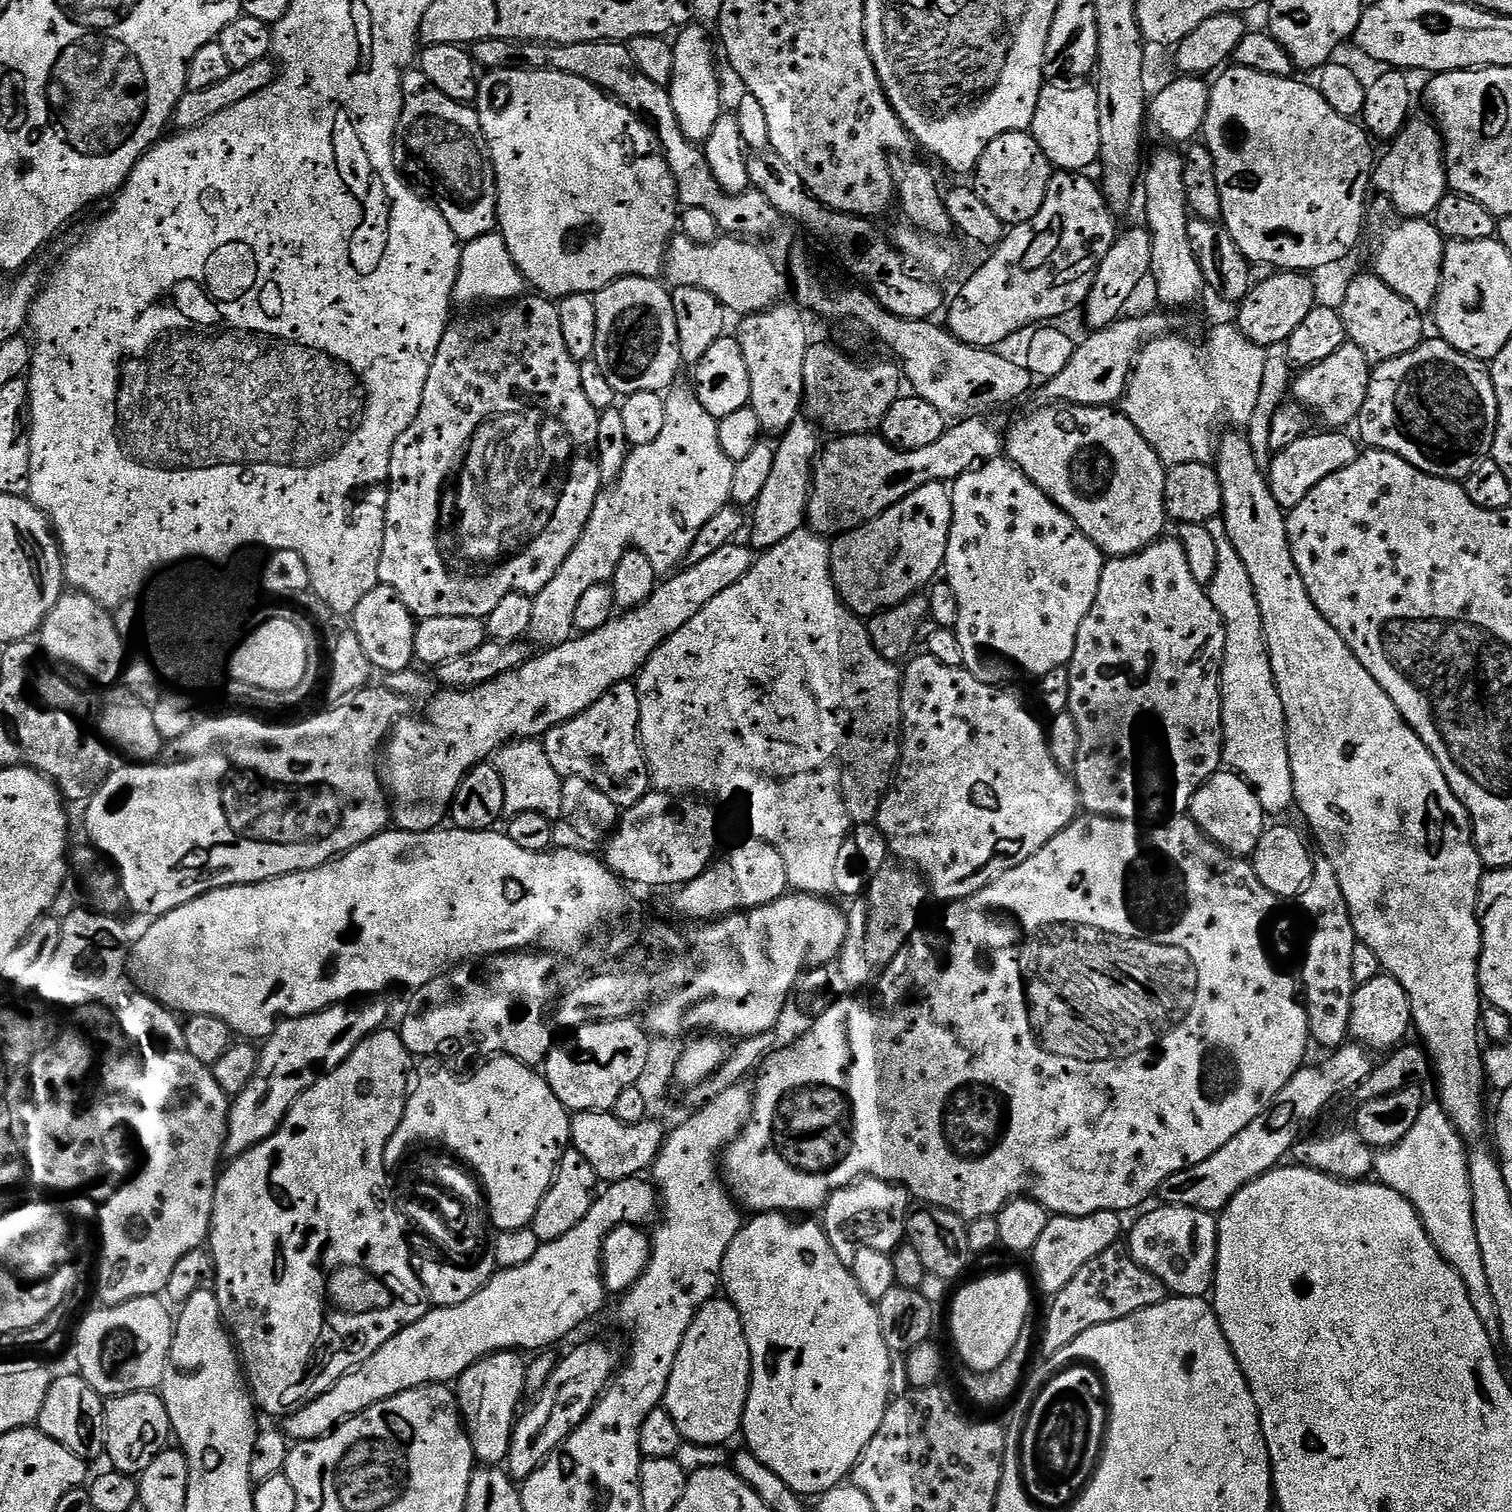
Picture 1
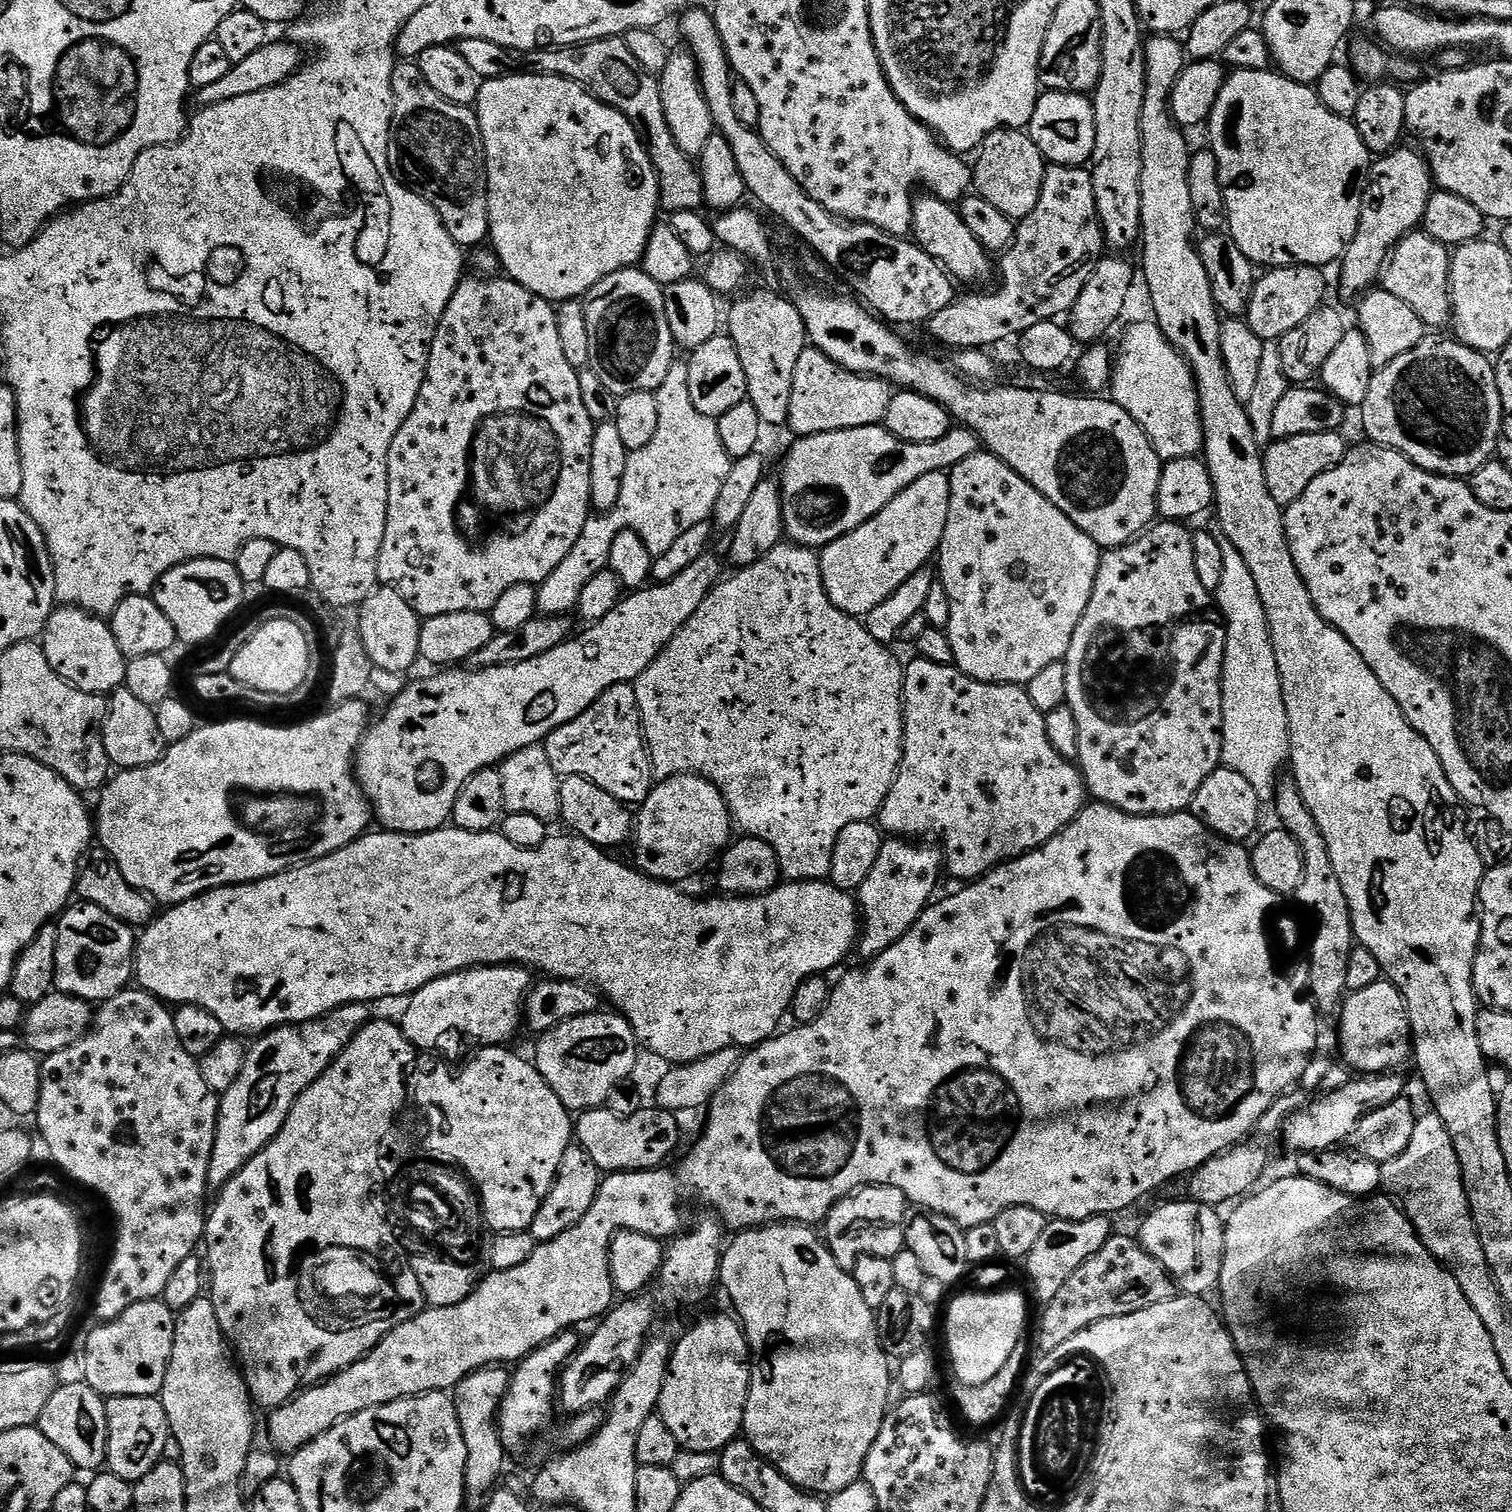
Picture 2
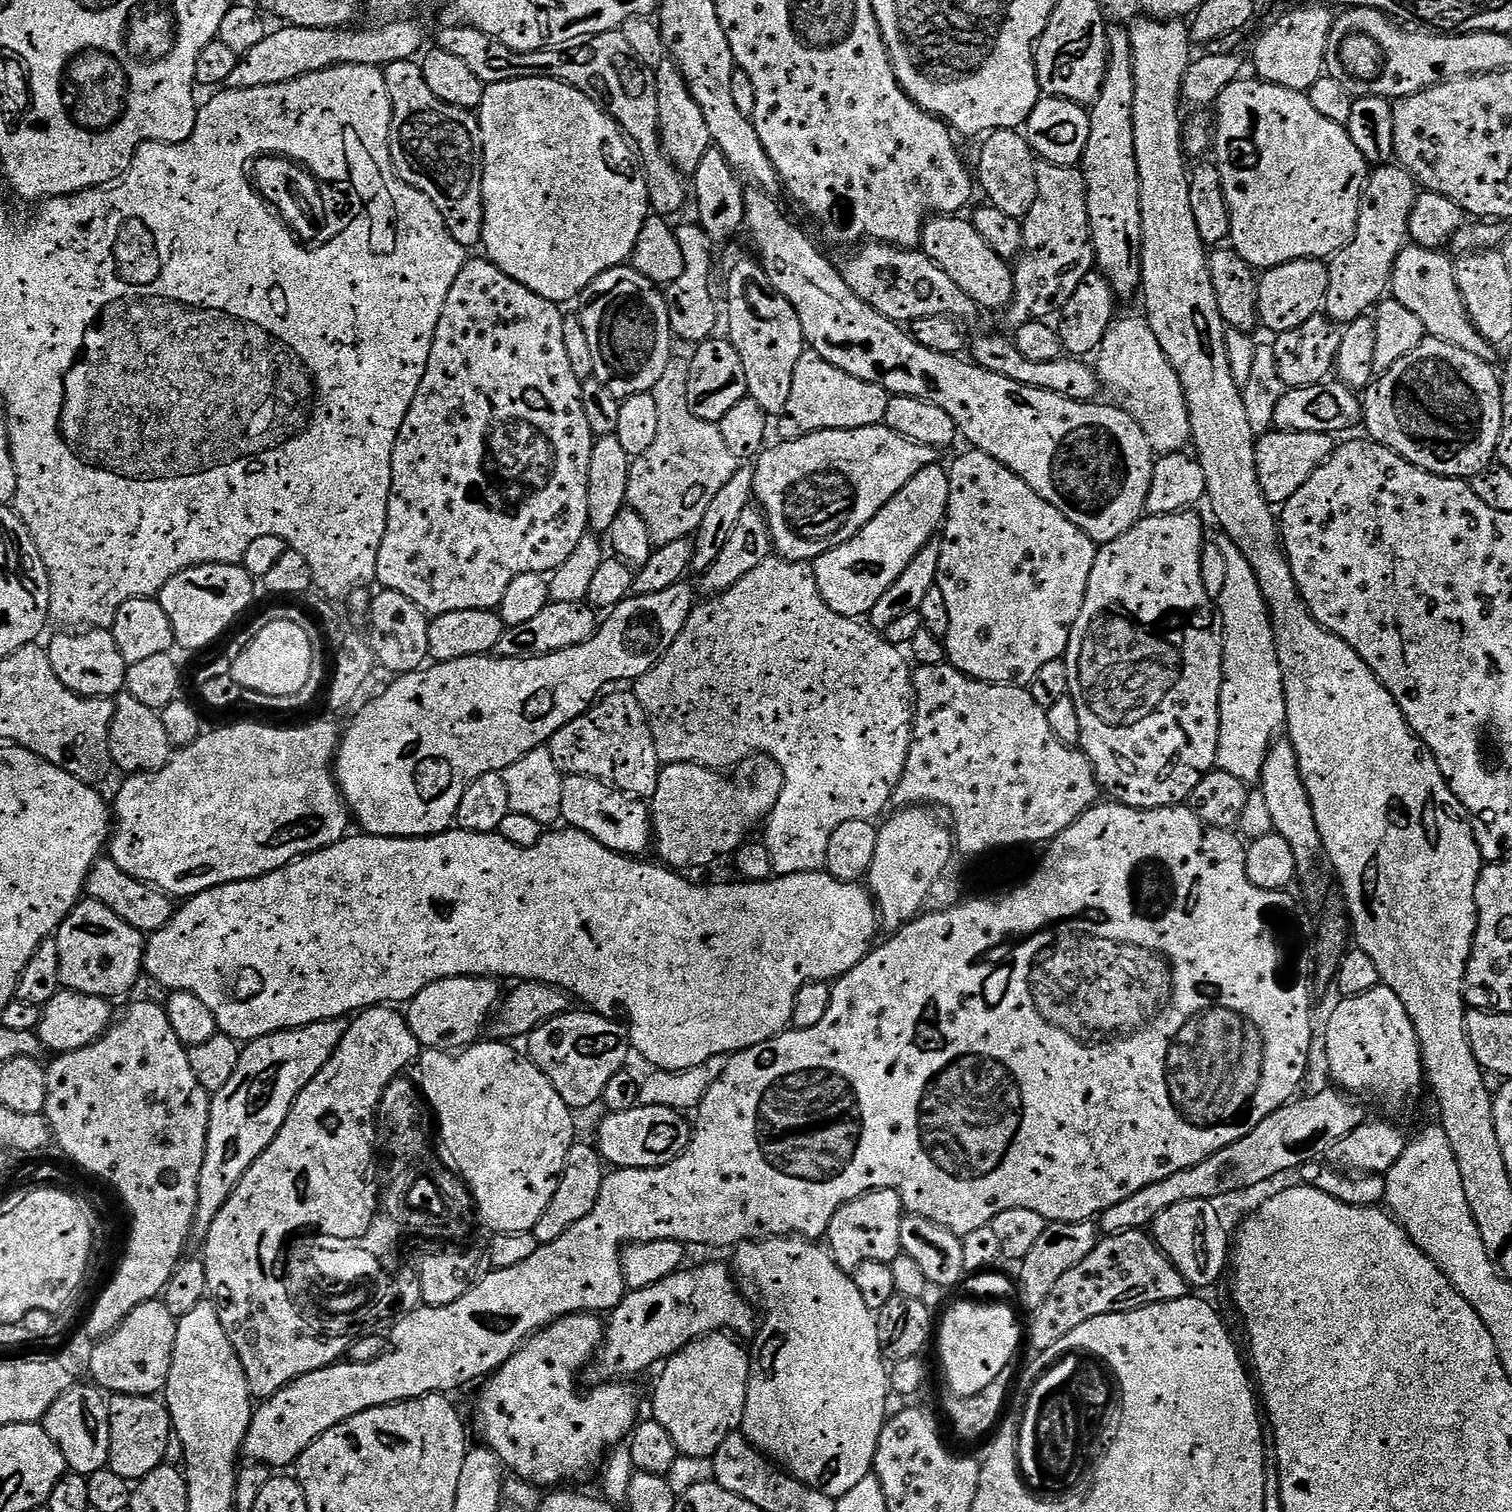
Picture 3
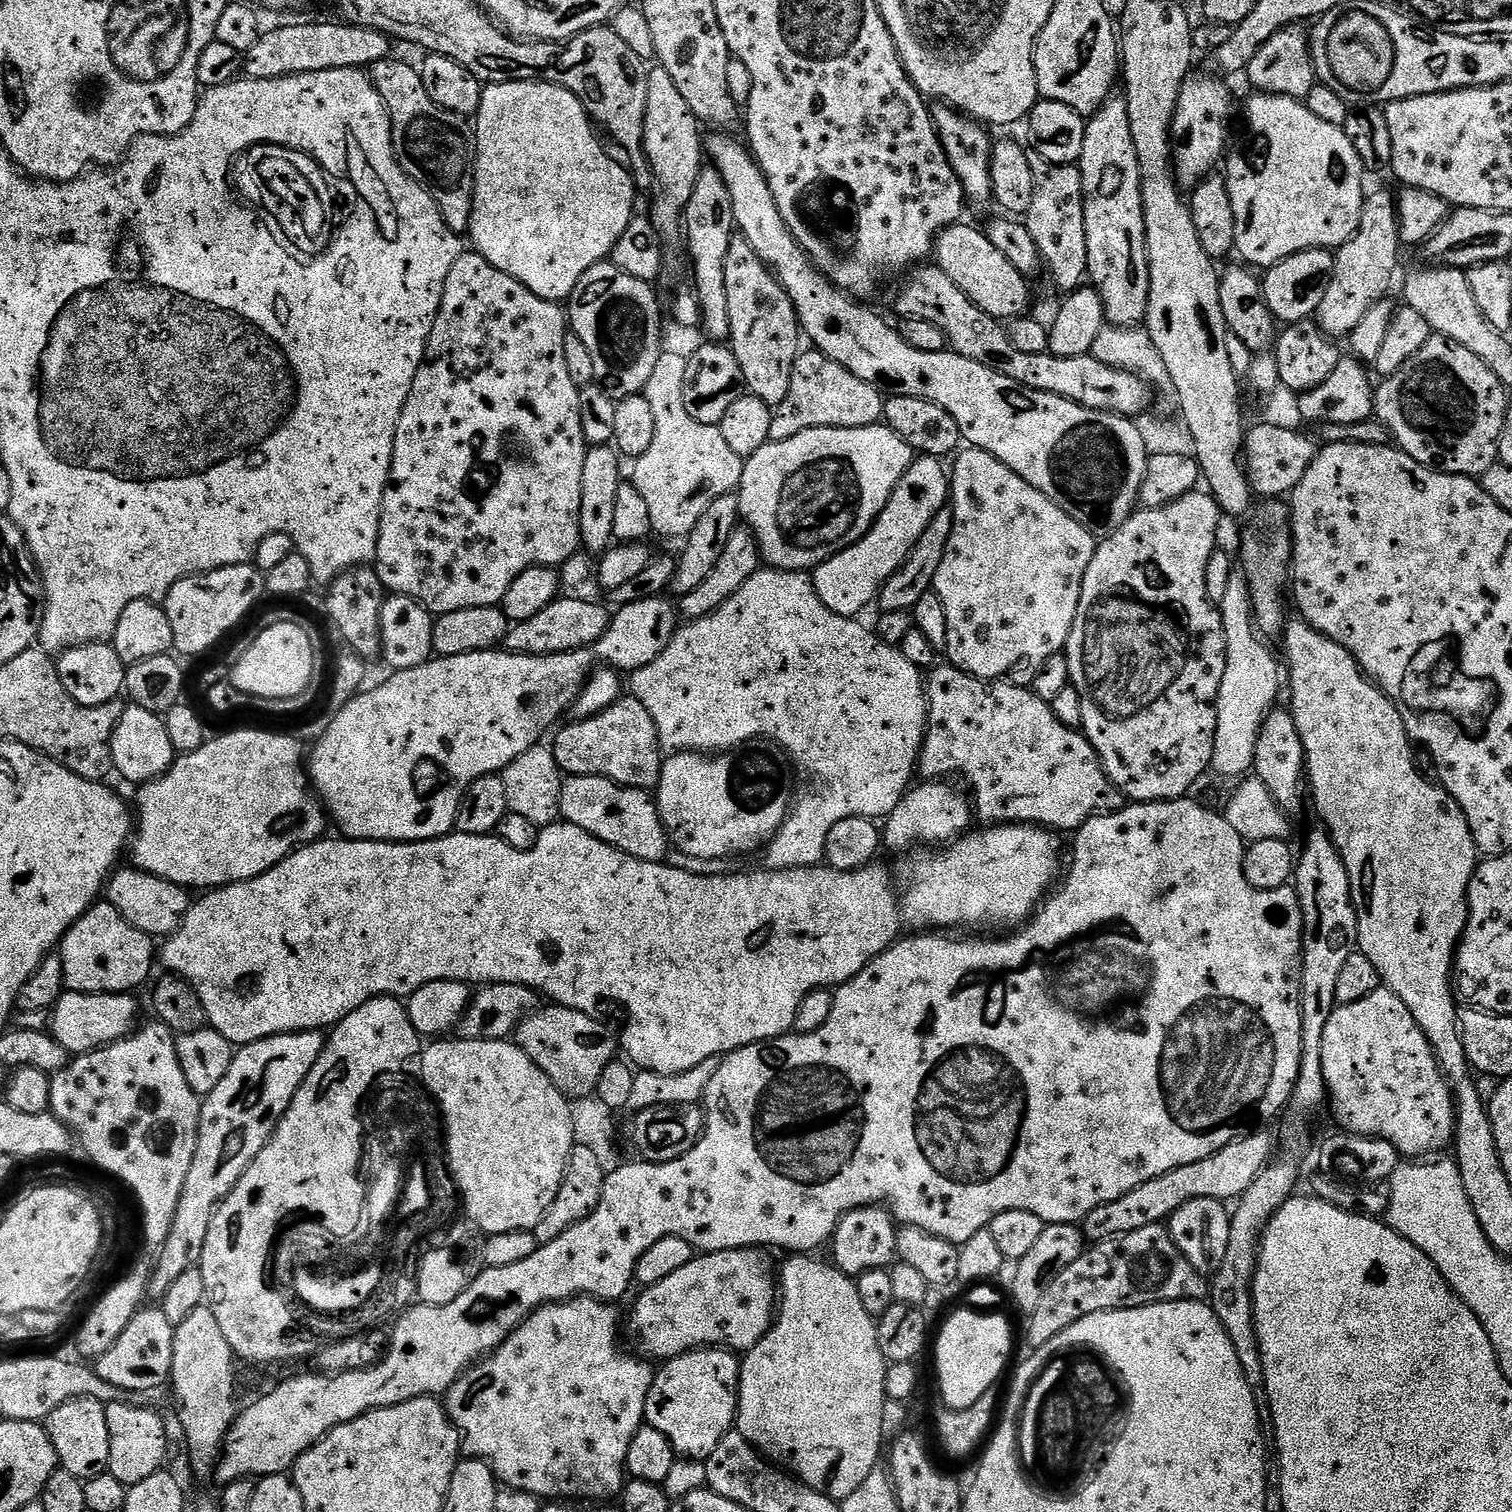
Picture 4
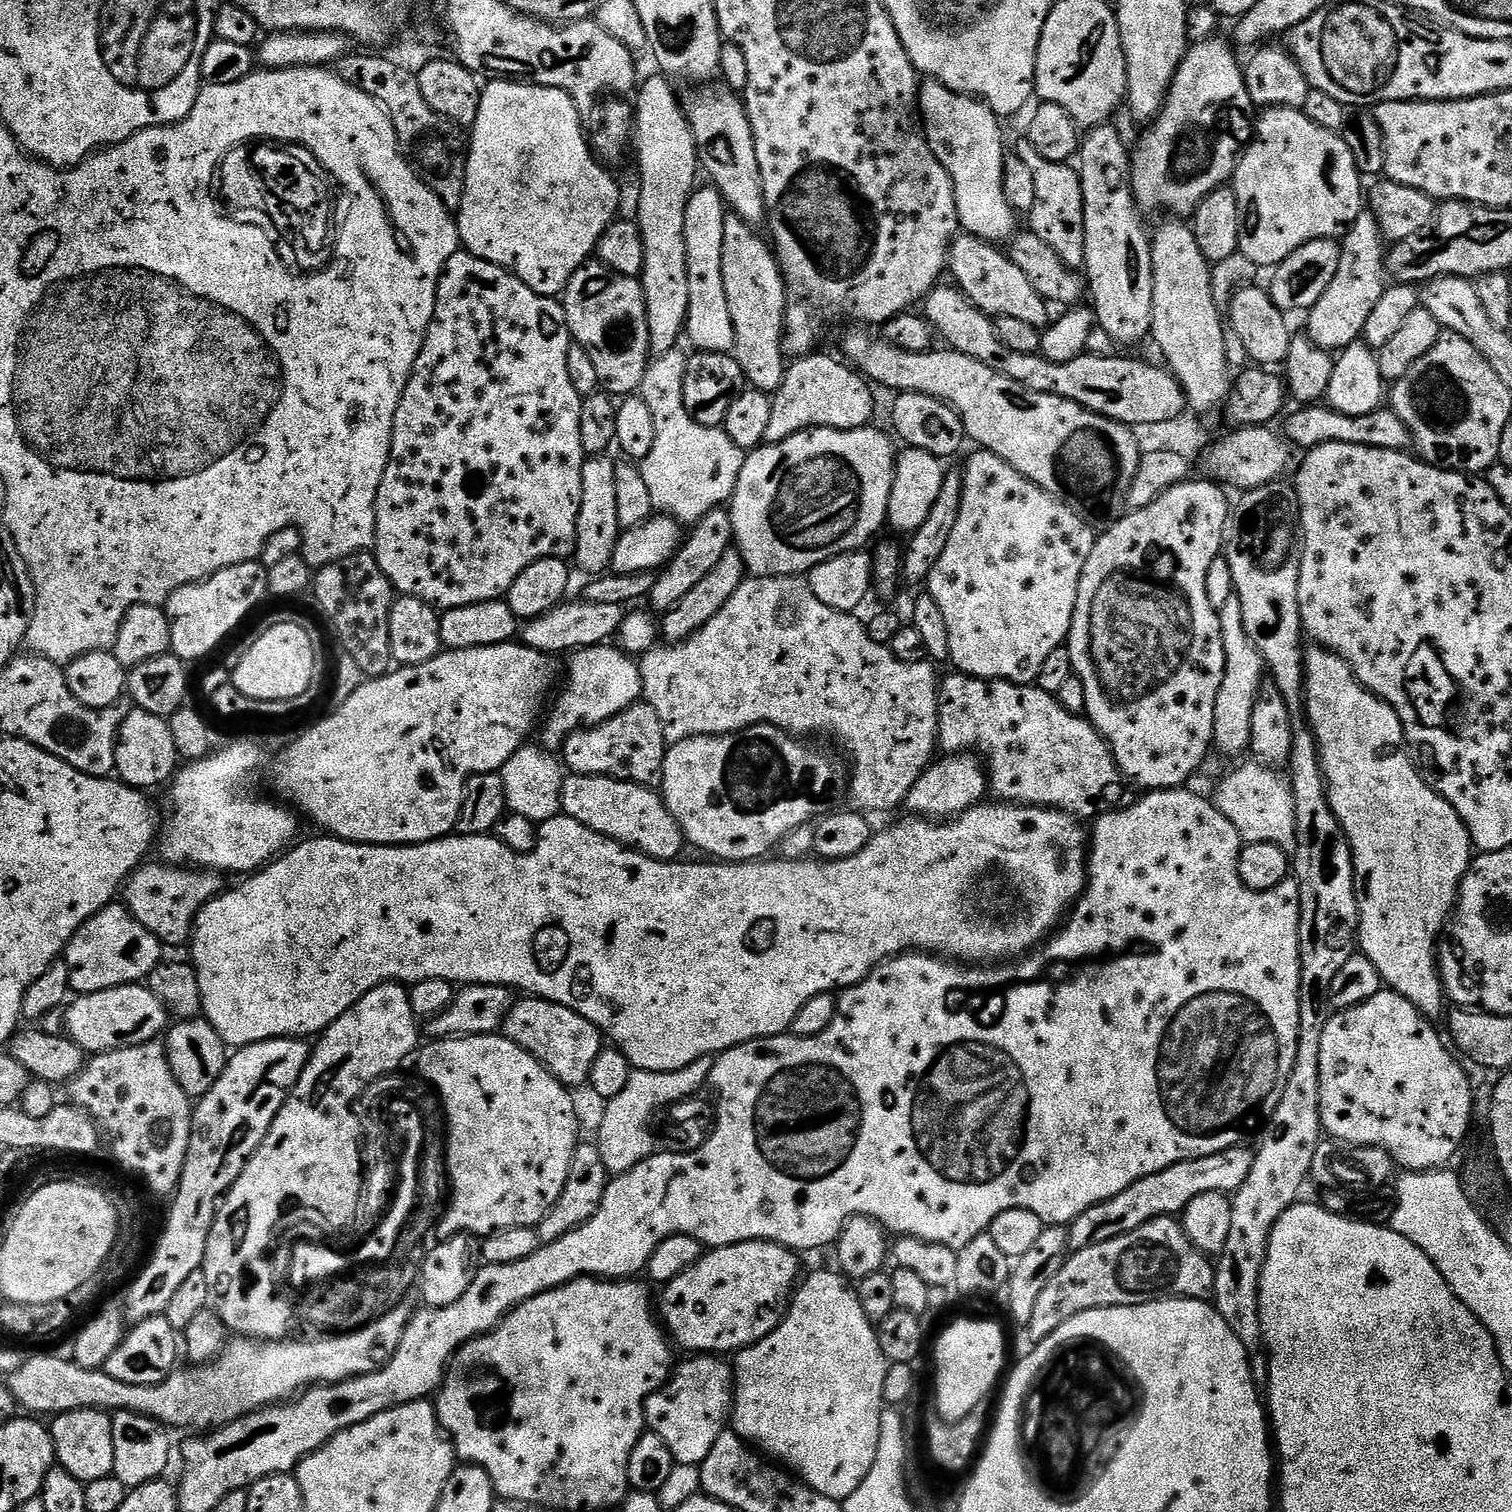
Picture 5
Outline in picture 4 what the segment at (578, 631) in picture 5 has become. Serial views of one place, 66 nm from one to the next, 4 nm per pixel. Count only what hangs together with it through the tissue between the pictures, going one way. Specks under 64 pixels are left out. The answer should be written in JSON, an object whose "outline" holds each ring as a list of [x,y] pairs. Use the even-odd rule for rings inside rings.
{"outline":[[[566,596],[550,602],[546,610],[538,610],[534,618],[515,621],[509,627],[503,647],[514,654],[553,656],[559,652],[573,652],[579,648],[595,646],[602,638],[602,634],[606,634],[613,613],[603,603],[600,605],[592,600],[575,600],[572,596]]]}

